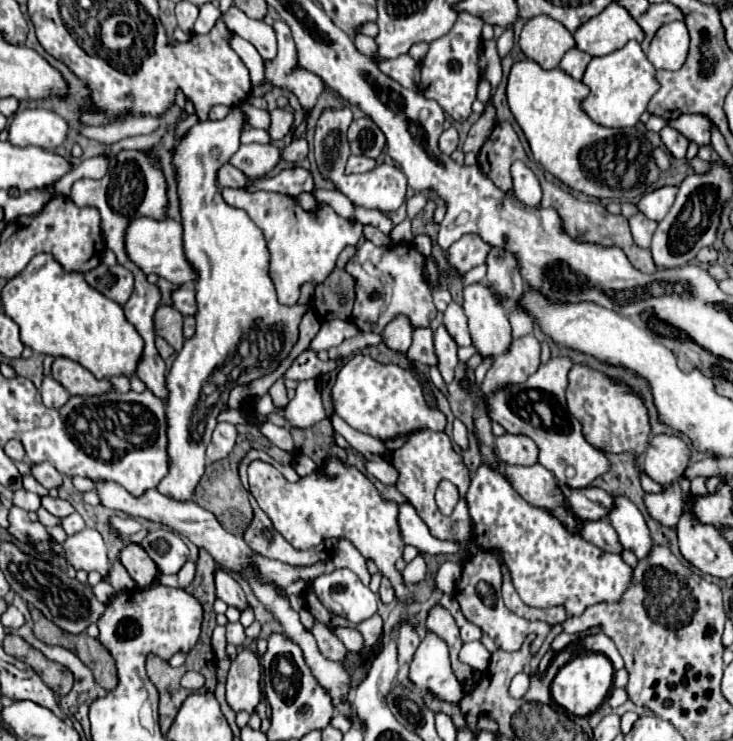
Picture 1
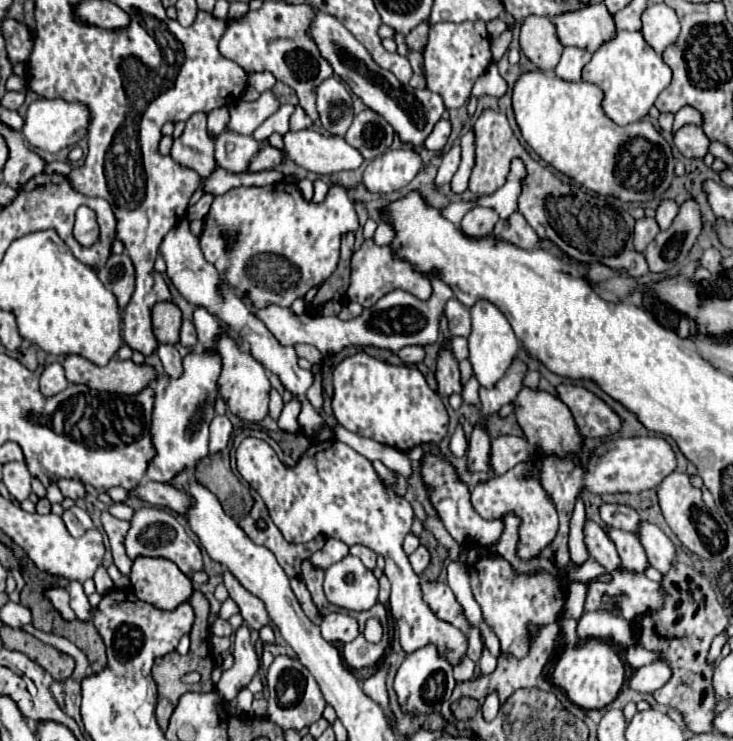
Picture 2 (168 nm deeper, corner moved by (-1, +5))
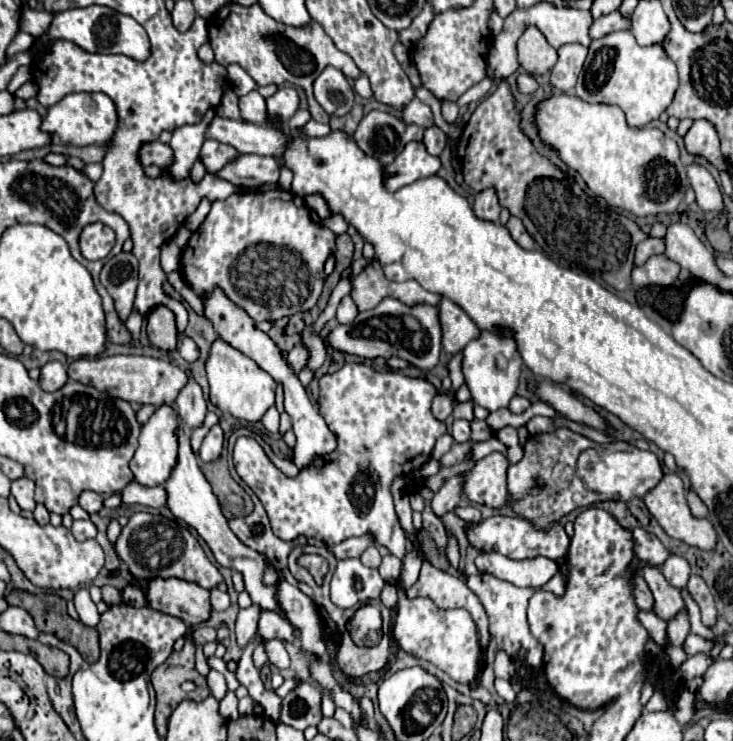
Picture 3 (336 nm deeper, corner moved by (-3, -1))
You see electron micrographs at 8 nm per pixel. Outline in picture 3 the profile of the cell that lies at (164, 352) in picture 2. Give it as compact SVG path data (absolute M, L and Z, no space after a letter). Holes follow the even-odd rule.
M182 368L182 370L188 374L188 382L176 398L176 408L180 412L180 418L184 420L184 426L194 430L198 426L202 426L202 422L204 422L206 402L202 398L202 390L200 390L198 382L194 380L194 376L190 374L190 370L186 370L186 368Z

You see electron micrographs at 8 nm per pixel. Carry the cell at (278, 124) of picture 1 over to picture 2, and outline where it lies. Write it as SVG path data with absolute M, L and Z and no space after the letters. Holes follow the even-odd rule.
M296 106L294 114L290 118L290 130L304 130L304 128L310 128L310 126L312 126L312 120L306 116L302 106Z

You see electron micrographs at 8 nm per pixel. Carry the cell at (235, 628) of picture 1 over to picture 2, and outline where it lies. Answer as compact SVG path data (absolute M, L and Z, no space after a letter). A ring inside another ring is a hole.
M216 618L216 620L208 626L208 632L210 632L212 636L230 636L230 634L234 632L234 628L232 628L226 620Z

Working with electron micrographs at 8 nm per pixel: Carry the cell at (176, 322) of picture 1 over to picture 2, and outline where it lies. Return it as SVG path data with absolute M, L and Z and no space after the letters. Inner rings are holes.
M158 302L152 310L152 330L160 344L178 344L182 314L174 302Z

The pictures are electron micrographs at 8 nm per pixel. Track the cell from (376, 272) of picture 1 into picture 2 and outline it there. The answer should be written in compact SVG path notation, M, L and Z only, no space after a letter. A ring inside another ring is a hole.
M366 240L358 252L352 256L352 274L350 274L350 288L346 292L346 298L352 302L362 304L364 308L374 306L384 294L392 290L406 290L414 294L420 300L428 300L432 294L432 284L426 276L418 274L406 260L396 258L390 250L390 246L376 246L372 240Z

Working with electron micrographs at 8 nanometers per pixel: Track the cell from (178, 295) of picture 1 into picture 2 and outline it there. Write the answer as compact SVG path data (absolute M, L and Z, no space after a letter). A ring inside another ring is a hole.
M204 308L194 310L194 326L198 332L198 342L204 350L212 350L222 358L222 374L218 378L218 392L222 400L226 402L228 410L248 422L260 422L268 416L268 394L270 394L270 382L266 376L266 370L260 362L256 362L248 352L244 352L238 342L228 334L228 330L210 316Z

